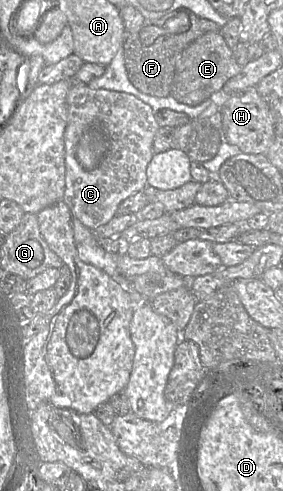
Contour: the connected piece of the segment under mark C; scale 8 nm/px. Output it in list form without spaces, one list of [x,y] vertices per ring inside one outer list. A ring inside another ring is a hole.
[[[74,82],[67,95],[67,124],[64,132],[65,193],[63,201],[74,218],[90,230],[108,223],[119,205],[148,185],[147,166],[154,151],[153,141],[159,125],[153,109],[132,94],[106,89],[91,89]],[[89,130],[100,130],[108,139],[108,150],[100,164],[93,170],[85,170],[76,158],[76,150],[82,136]]]

